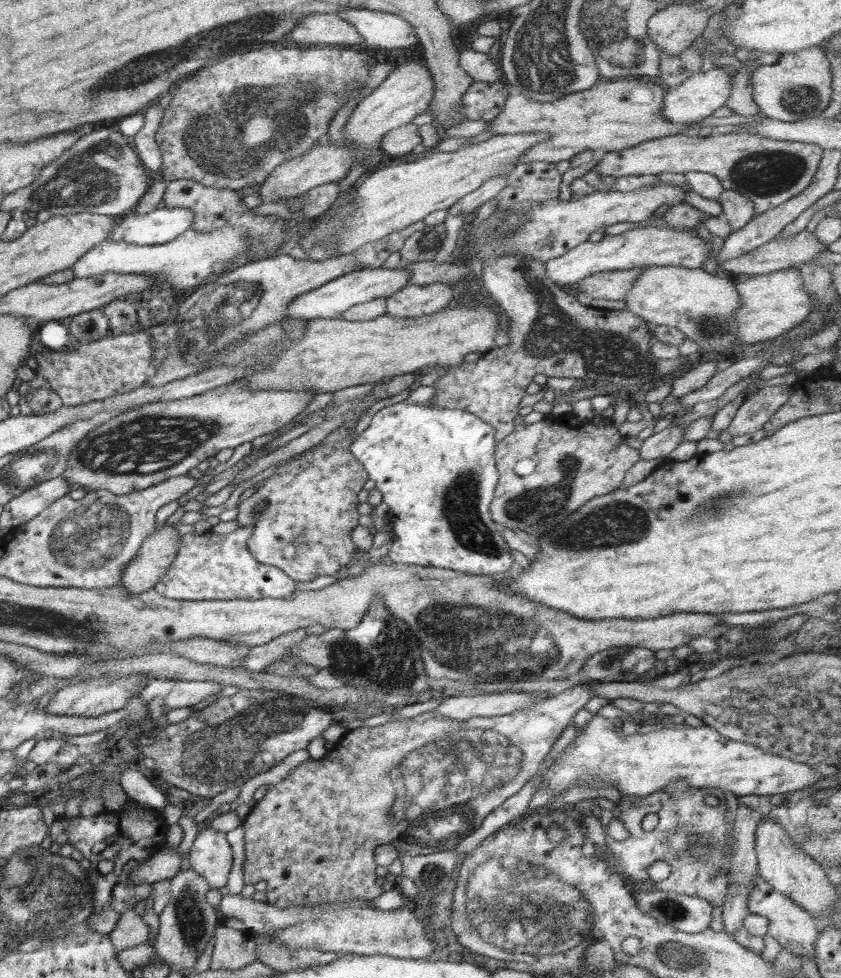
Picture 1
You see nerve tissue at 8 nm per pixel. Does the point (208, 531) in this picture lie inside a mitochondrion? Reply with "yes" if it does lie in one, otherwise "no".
no

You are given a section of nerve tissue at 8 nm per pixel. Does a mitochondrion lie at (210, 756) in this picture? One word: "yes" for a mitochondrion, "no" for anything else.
yes

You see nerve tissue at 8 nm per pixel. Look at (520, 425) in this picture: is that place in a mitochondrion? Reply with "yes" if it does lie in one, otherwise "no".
no

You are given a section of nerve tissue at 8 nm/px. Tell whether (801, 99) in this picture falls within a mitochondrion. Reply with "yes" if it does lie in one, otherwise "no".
yes

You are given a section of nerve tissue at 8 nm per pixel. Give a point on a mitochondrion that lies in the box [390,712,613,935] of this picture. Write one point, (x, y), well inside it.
(433, 874)

